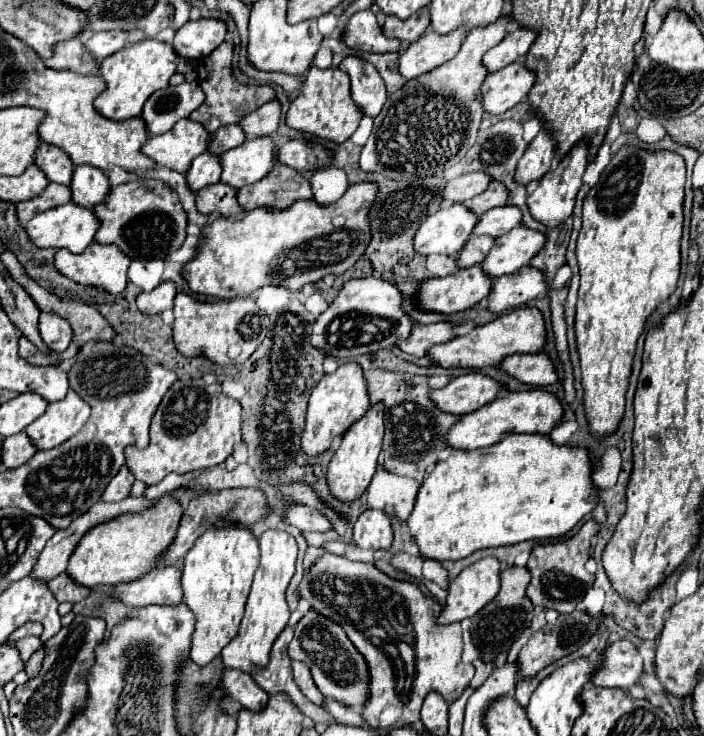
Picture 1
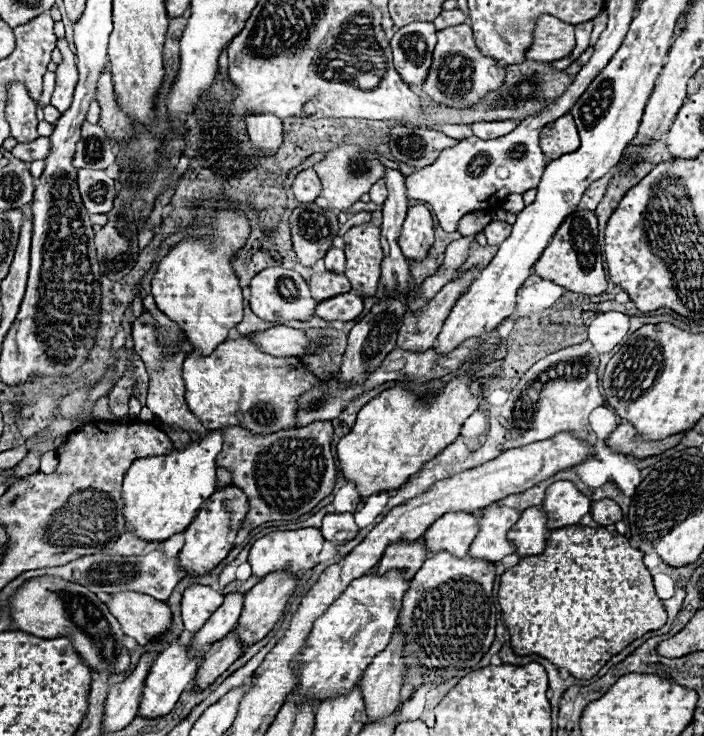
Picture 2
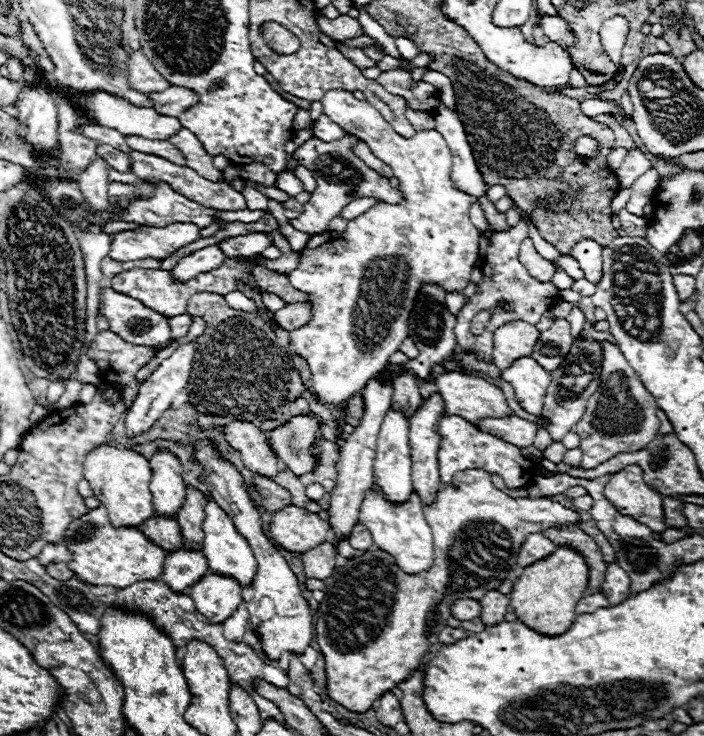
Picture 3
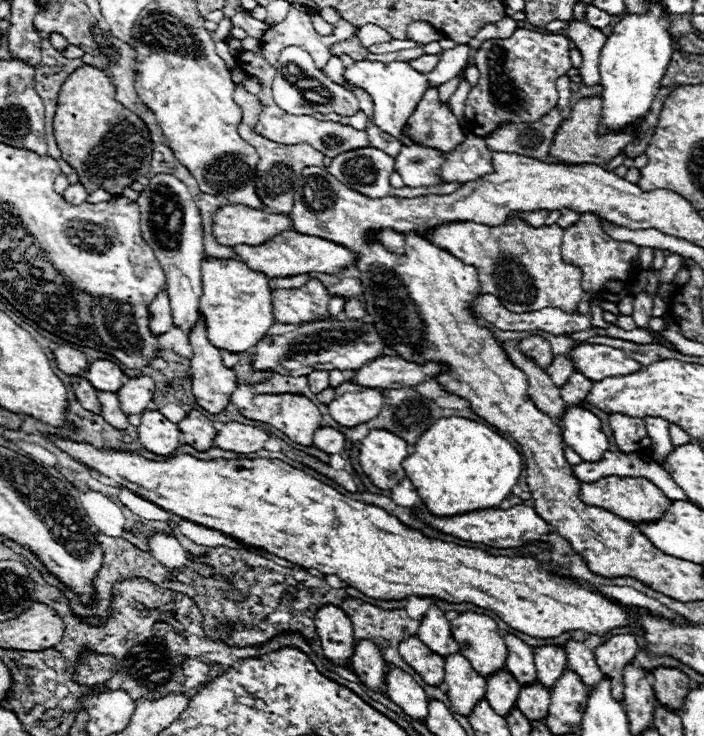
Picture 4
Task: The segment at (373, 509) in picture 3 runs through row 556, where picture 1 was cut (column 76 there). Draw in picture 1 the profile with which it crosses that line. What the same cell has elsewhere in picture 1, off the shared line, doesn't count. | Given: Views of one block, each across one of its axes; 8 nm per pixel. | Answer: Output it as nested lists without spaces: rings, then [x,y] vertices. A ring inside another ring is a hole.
[[[70,390],[62,402],[48,404],[46,412],[26,428],[26,434],[36,450],[50,450],[78,434],[88,416],[90,406]]]

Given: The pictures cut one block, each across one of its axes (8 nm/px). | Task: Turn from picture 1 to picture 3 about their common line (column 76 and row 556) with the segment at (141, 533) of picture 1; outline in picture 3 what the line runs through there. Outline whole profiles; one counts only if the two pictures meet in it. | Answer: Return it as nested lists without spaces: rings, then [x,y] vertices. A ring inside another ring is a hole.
[[[558,546],[556,552],[552,552],[550,556],[524,568],[522,576],[514,582],[514,588],[508,594],[508,598],[516,618],[522,624],[530,626],[540,634],[558,636],[564,634],[574,622],[576,602],[586,594],[586,588],[588,588],[586,560],[574,548]]]

